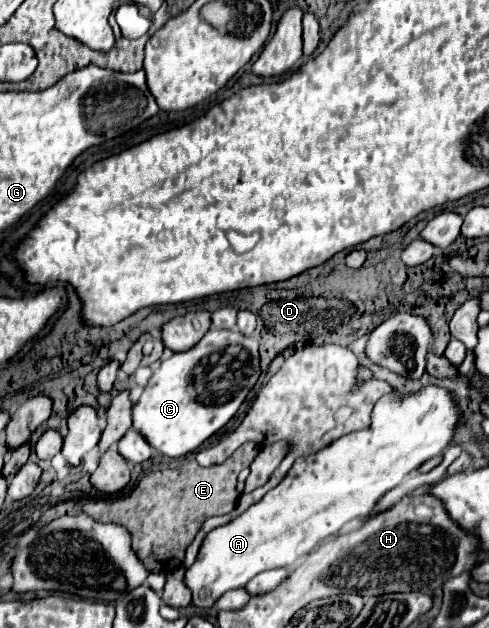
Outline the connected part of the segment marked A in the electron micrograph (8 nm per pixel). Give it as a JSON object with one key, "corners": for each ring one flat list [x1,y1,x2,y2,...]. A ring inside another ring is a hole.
{"corners":[[429,384,417,392,393,390,383,396,373,410,369,428,295,460,279,486,241,516,205,536,195,564,185,572,193,604,211,608,227,590,243,588,263,570,295,566,323,538,355,518,365,518,375,502,399,486,411,470,449,448,461,424,459,398,443,386]]}

